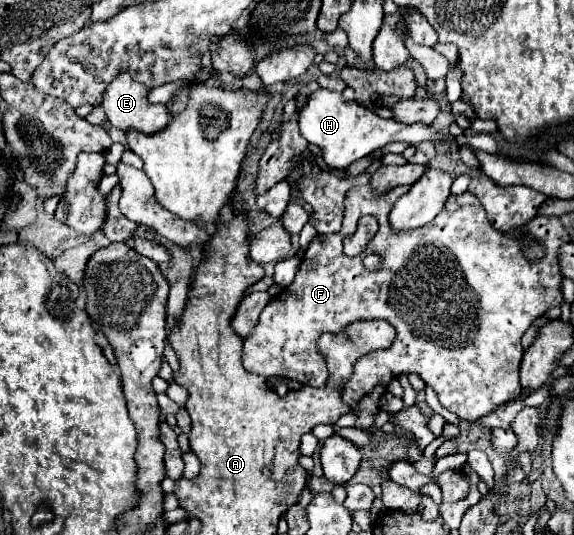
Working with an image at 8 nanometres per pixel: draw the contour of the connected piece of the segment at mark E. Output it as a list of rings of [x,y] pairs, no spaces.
[[[121,73],[107,87],[103,97],[103,111],[109,123],[121,131],[137,129],[145,135],[165,129],[171,121],[165,105],[147,103],[149,89],[141,83],[135,83],[129,73]]]

